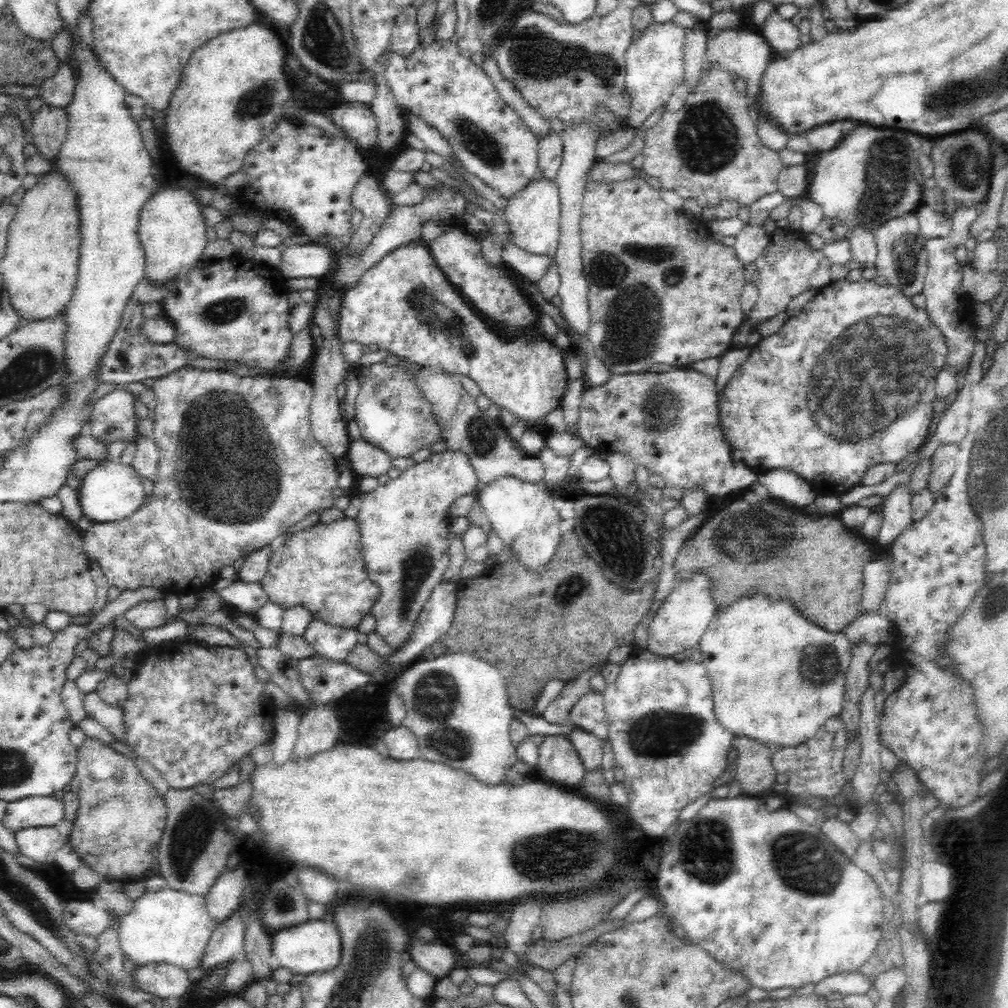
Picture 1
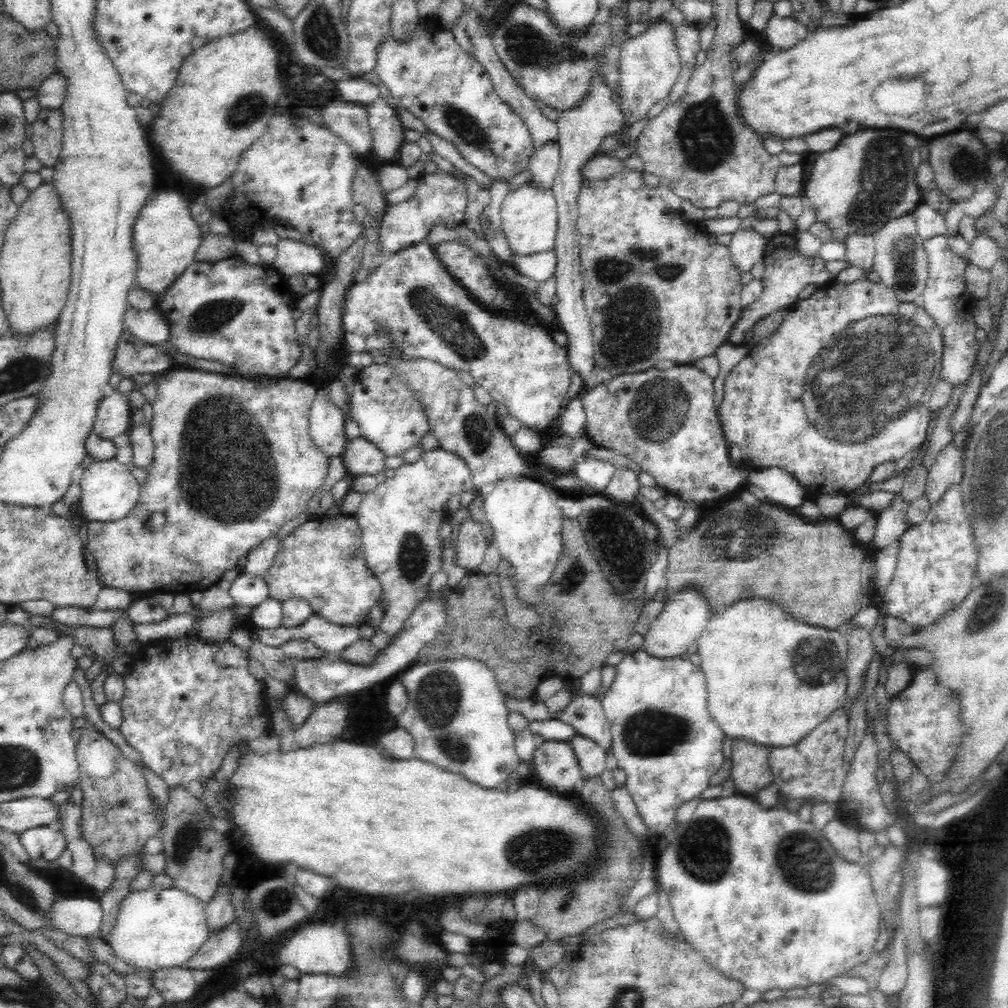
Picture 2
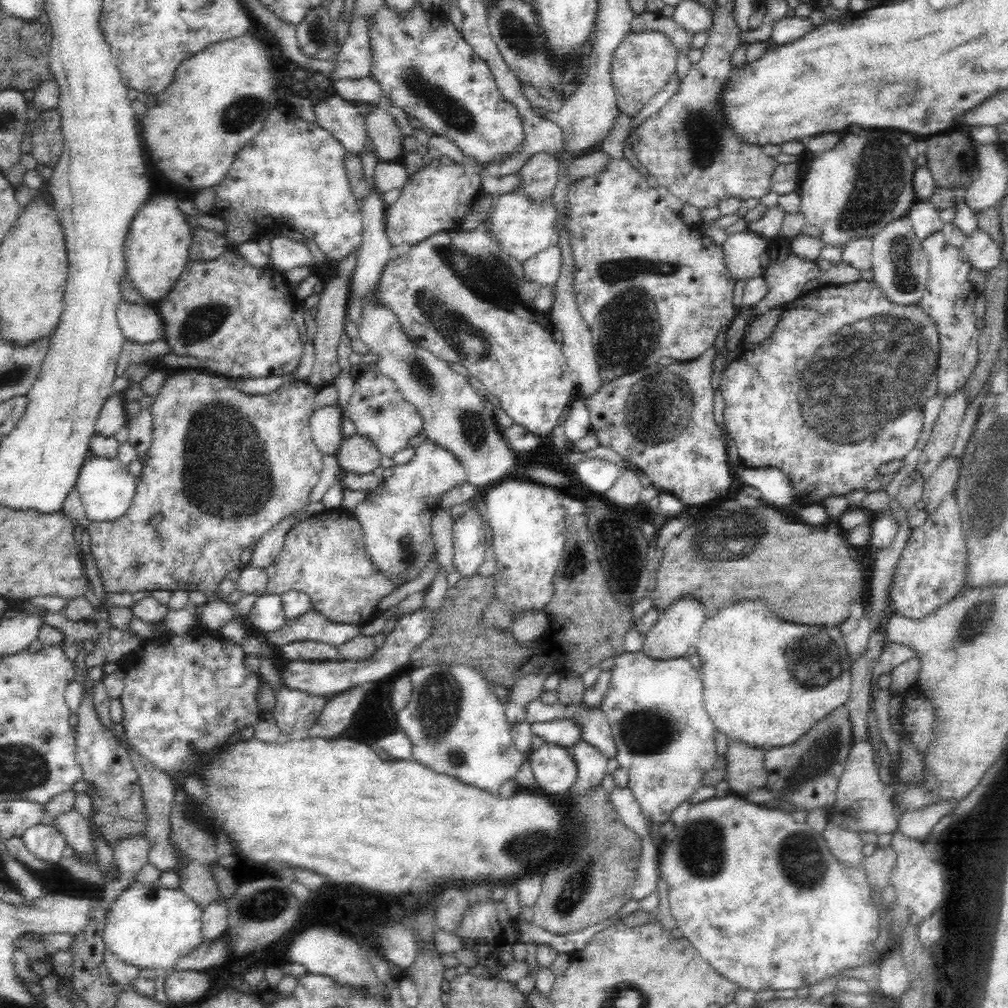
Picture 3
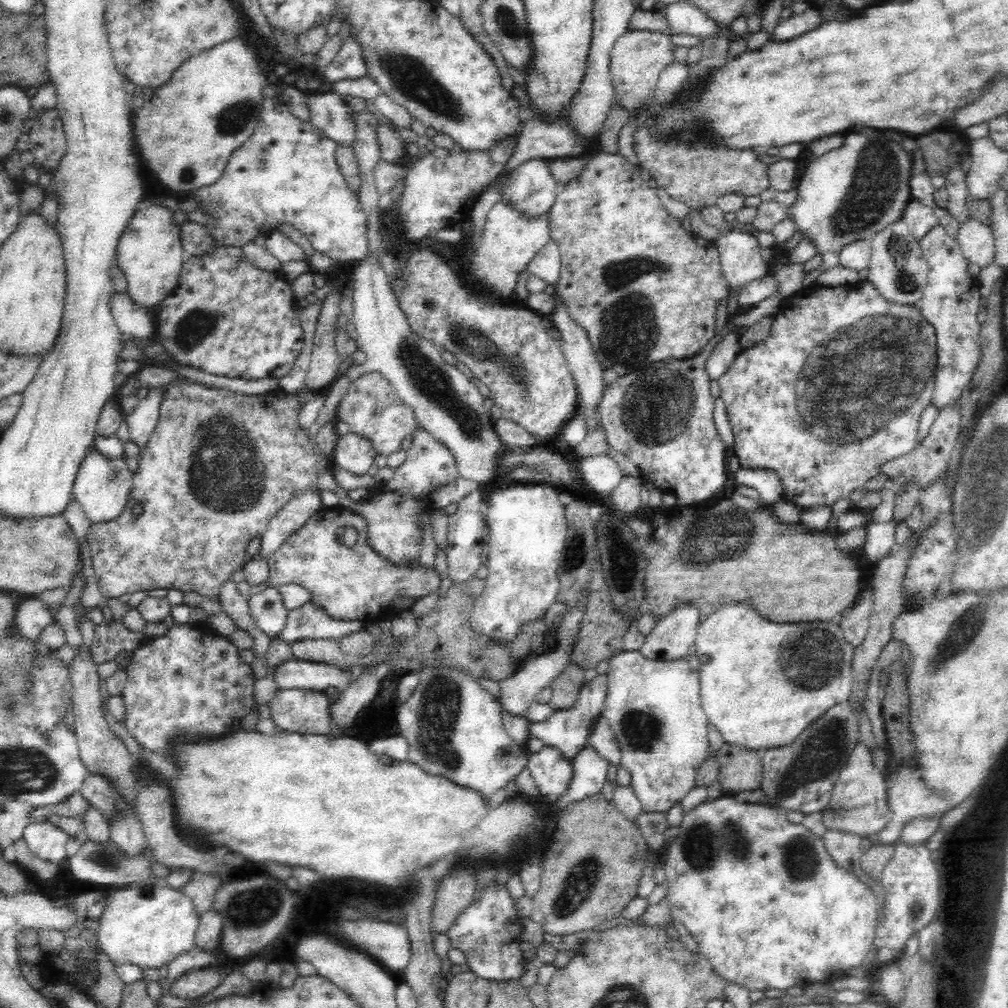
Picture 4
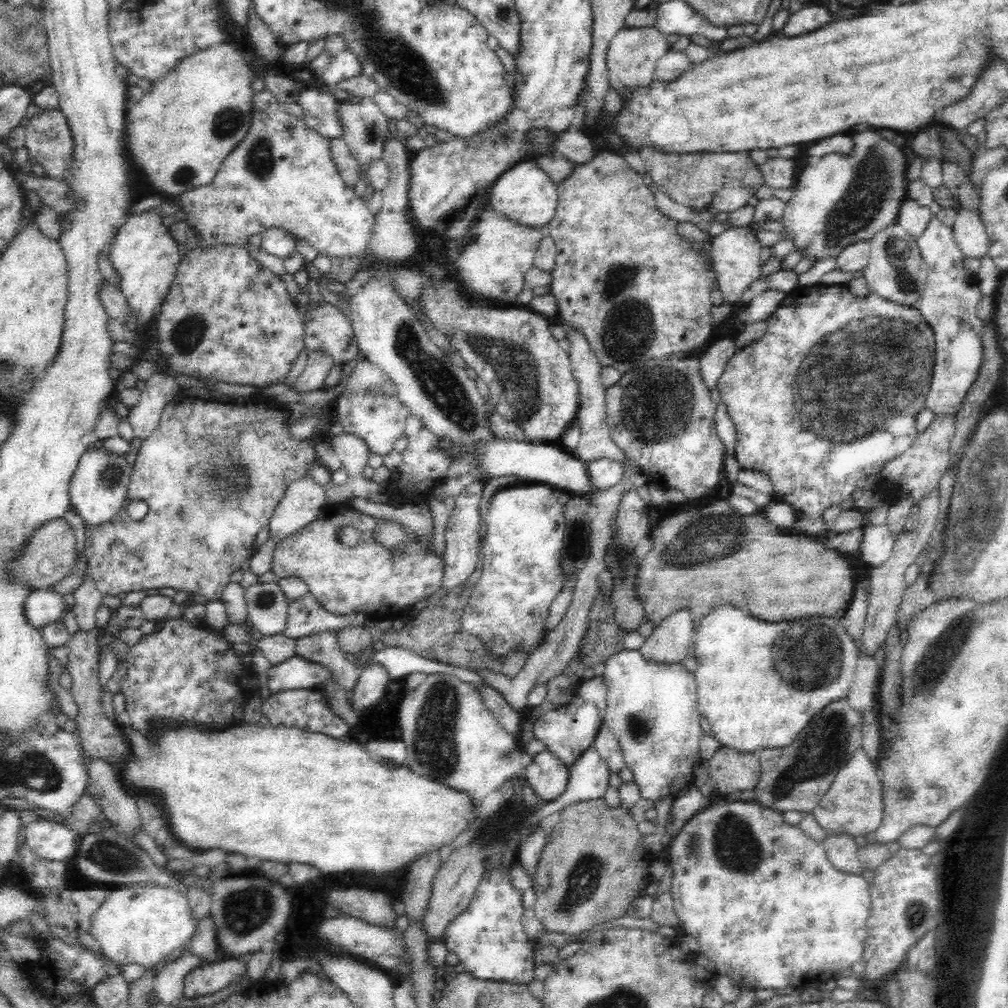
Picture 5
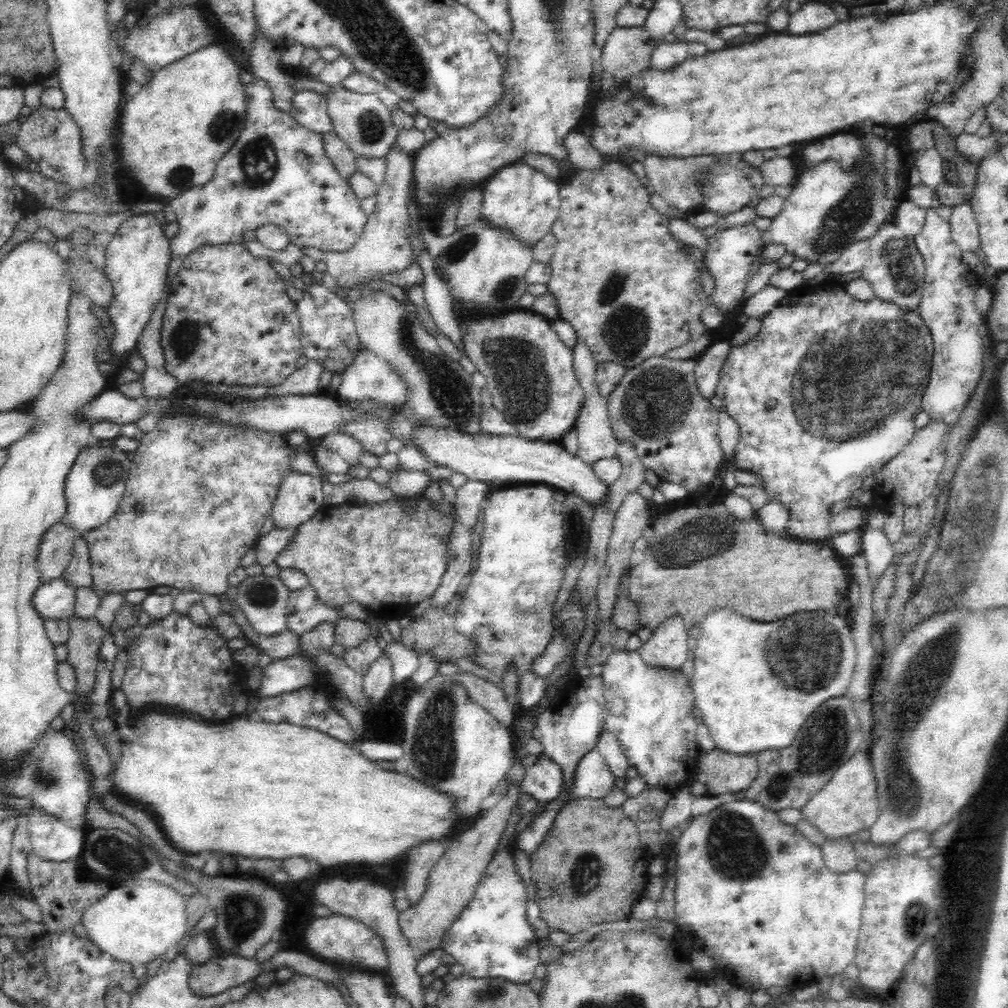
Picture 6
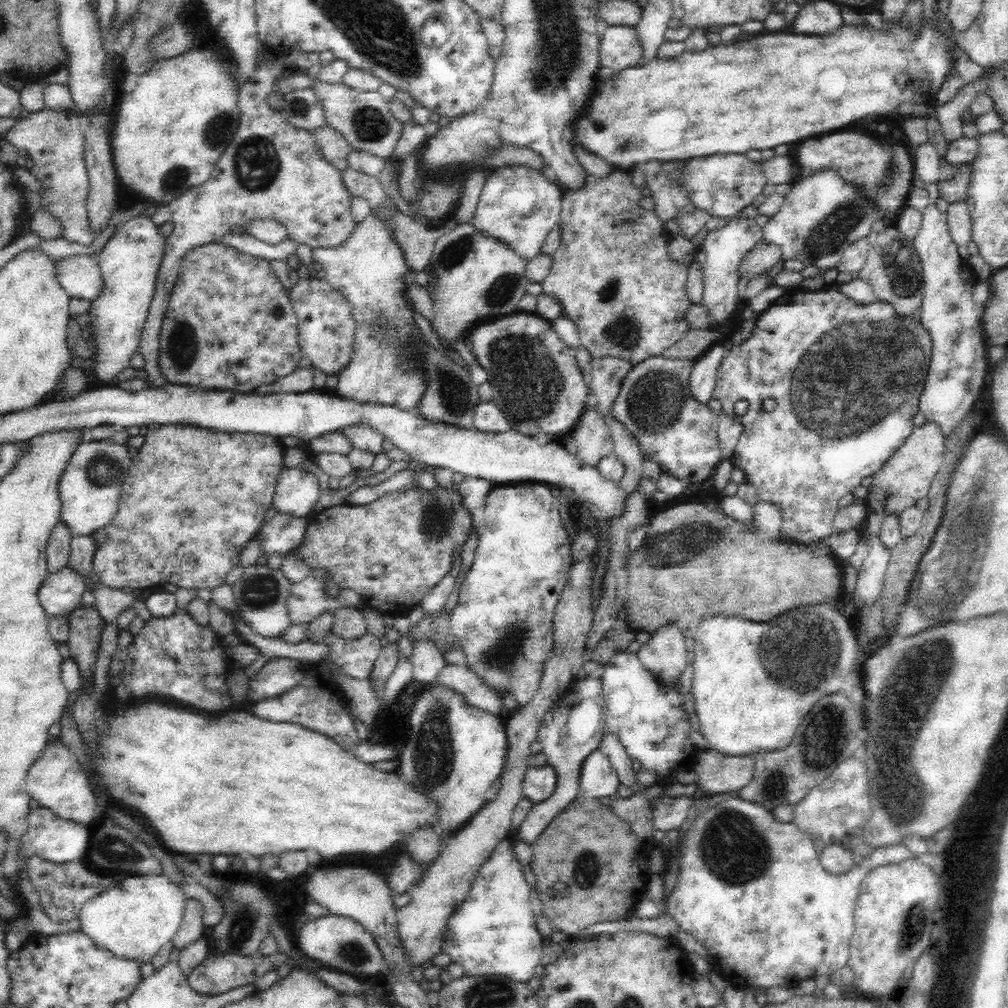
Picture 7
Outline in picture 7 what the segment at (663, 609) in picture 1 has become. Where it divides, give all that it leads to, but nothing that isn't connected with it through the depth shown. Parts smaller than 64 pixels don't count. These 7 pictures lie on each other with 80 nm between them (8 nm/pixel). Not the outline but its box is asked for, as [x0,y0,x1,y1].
[637,624,688,687]

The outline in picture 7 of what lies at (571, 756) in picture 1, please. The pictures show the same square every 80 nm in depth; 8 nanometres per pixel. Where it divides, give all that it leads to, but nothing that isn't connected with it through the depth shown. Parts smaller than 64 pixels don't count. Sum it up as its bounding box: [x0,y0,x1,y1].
[523,765,557,803]

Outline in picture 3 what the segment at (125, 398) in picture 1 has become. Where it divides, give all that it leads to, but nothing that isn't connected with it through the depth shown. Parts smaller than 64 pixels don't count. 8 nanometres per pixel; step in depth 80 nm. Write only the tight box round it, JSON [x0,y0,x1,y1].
[95,392,127,436]

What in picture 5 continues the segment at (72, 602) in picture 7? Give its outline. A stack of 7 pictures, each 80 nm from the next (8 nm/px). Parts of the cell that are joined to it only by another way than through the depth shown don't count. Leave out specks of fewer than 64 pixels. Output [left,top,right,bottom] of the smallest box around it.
[24,586,67,628]

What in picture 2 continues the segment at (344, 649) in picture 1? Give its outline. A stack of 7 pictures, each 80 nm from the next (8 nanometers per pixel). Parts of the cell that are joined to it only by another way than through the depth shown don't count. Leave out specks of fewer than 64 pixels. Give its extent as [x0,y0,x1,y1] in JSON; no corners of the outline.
[252,613,361,657]

